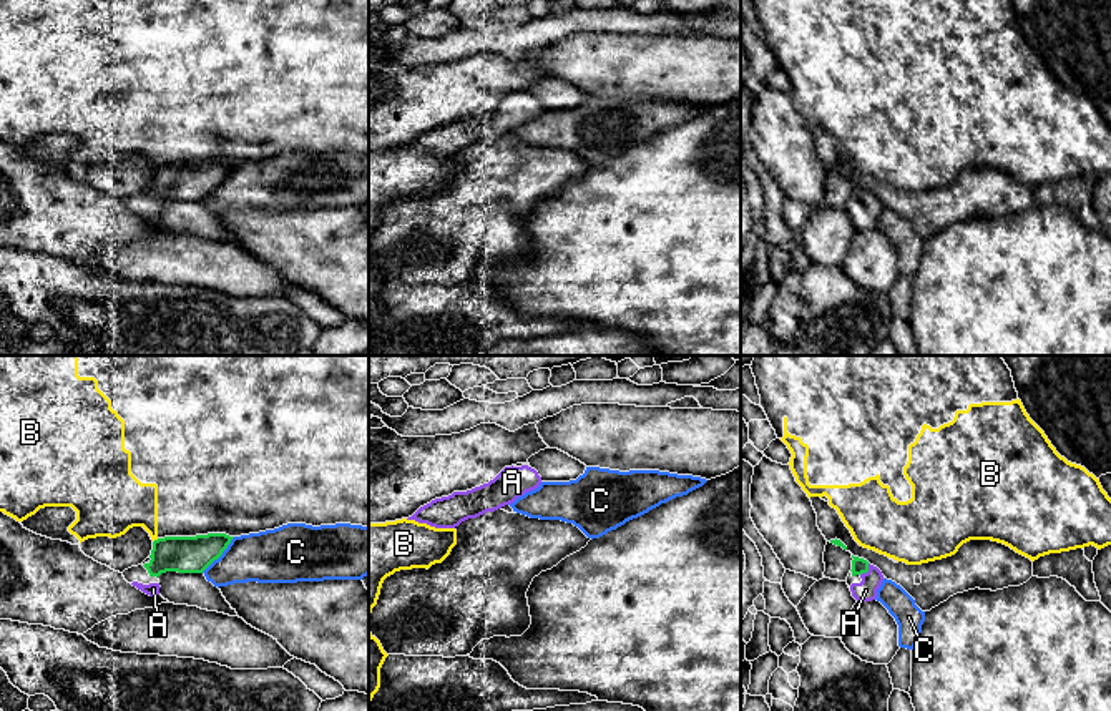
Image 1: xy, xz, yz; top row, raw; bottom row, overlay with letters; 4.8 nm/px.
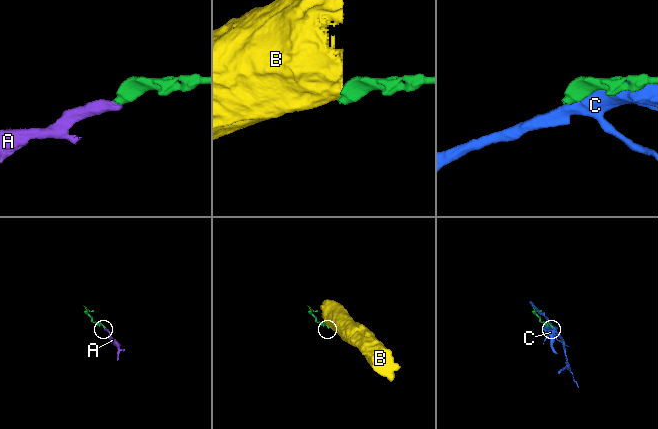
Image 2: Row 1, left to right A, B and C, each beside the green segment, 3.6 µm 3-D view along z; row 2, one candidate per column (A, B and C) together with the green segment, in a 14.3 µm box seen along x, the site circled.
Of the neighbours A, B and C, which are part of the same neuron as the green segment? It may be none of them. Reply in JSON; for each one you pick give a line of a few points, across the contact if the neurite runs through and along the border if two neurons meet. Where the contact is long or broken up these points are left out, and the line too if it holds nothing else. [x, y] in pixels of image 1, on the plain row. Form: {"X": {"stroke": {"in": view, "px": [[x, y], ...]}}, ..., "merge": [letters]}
{"A": {"stroke": {"in": "yz", "px": [[859, 193], [867, 198], [866, 218]]}}, "merge": ["A"]}

